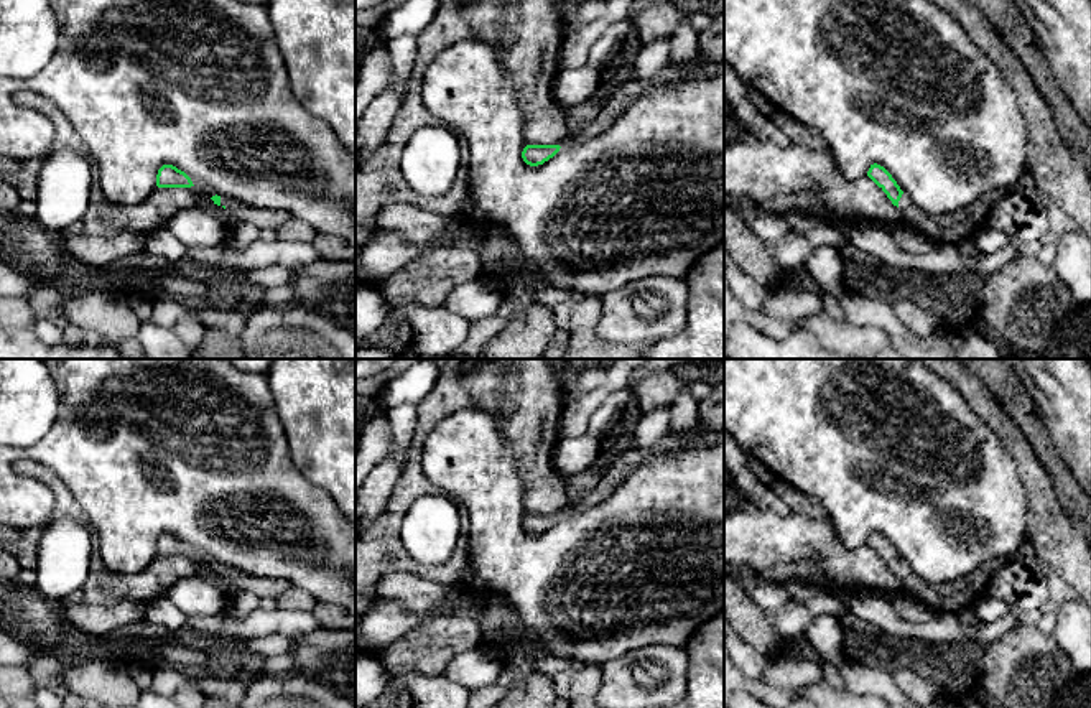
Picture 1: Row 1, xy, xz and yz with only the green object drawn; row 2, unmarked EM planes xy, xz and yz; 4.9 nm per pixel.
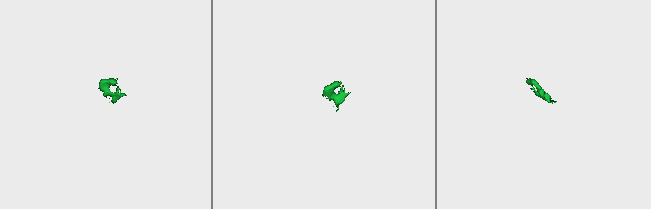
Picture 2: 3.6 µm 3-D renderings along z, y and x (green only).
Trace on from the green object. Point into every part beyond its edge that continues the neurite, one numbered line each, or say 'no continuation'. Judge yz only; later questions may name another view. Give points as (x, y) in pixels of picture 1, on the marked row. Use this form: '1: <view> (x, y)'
1: yz (951, 228)

